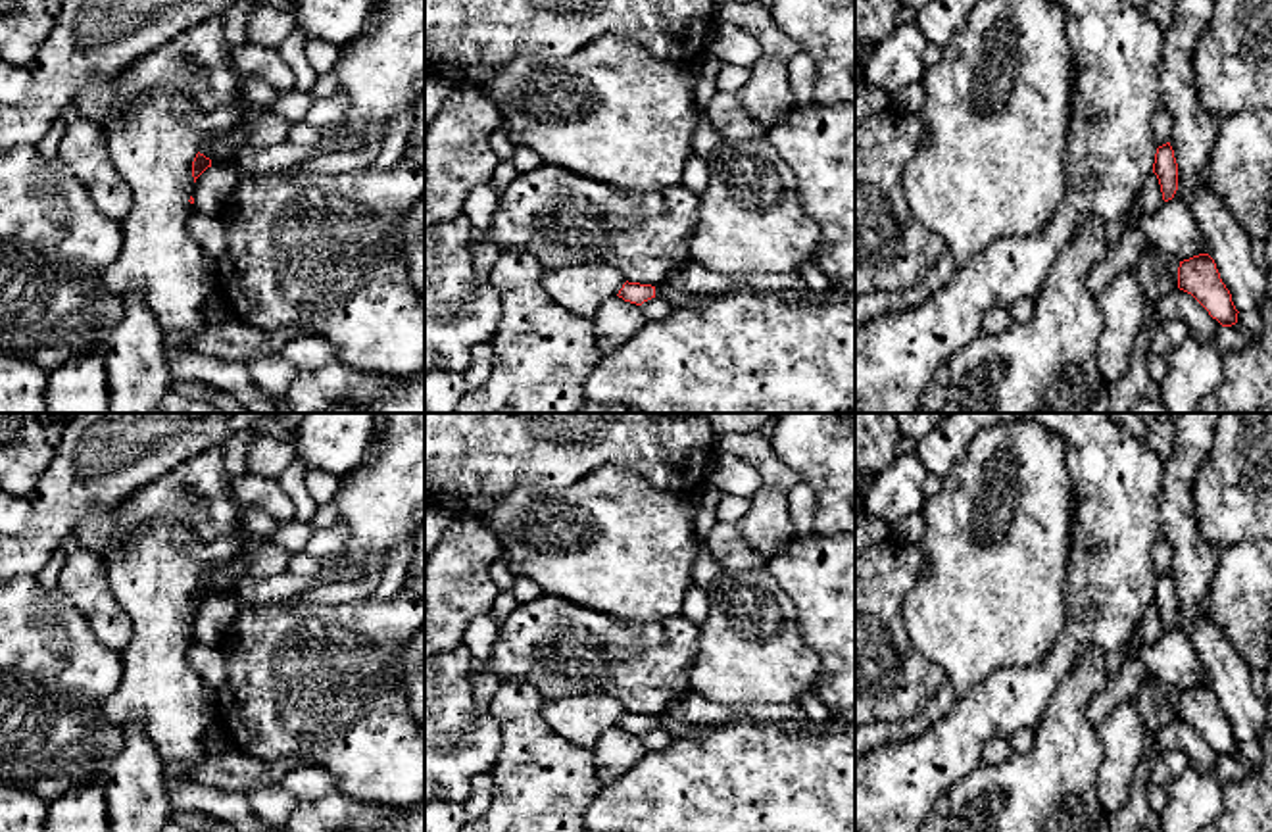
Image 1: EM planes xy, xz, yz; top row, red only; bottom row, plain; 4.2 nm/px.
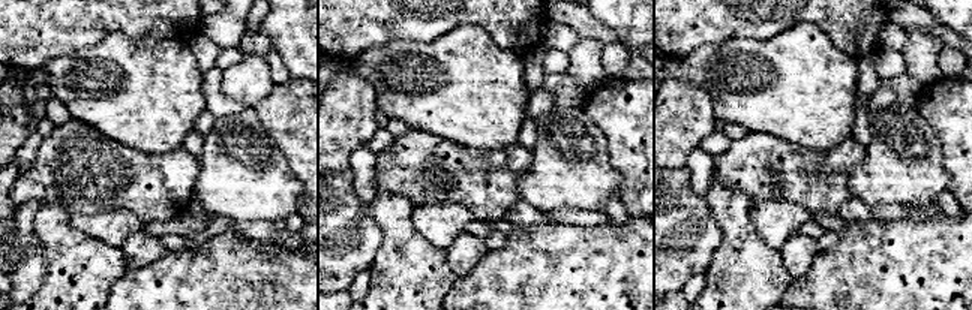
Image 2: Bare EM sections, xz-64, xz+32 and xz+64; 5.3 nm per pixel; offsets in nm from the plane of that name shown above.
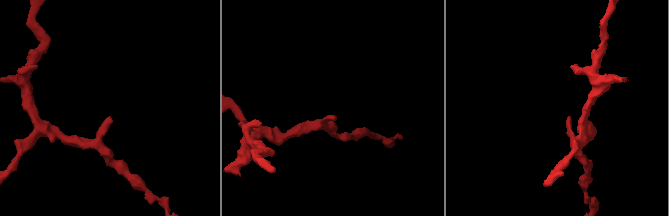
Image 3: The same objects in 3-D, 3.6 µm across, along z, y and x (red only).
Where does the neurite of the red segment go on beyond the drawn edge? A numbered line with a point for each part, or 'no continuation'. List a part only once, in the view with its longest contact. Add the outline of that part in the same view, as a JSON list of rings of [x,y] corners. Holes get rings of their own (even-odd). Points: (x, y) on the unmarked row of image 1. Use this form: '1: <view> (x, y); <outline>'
no continuation

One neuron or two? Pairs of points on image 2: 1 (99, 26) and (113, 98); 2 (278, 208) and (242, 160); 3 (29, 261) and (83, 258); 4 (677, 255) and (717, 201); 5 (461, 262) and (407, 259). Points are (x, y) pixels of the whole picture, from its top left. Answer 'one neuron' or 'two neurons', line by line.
1: two neurons
2: one neuron
3: two neurons
4: two neurons
5: two neurons

